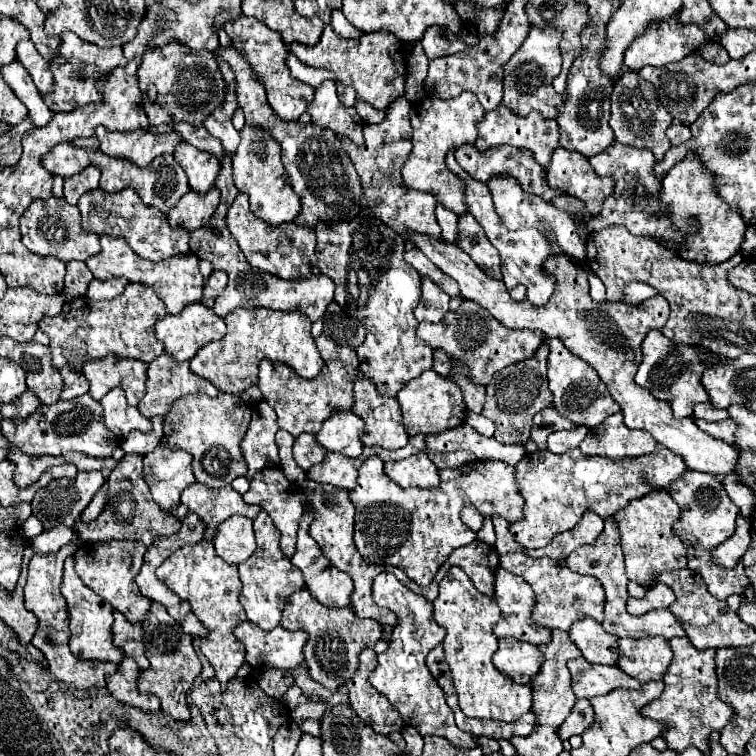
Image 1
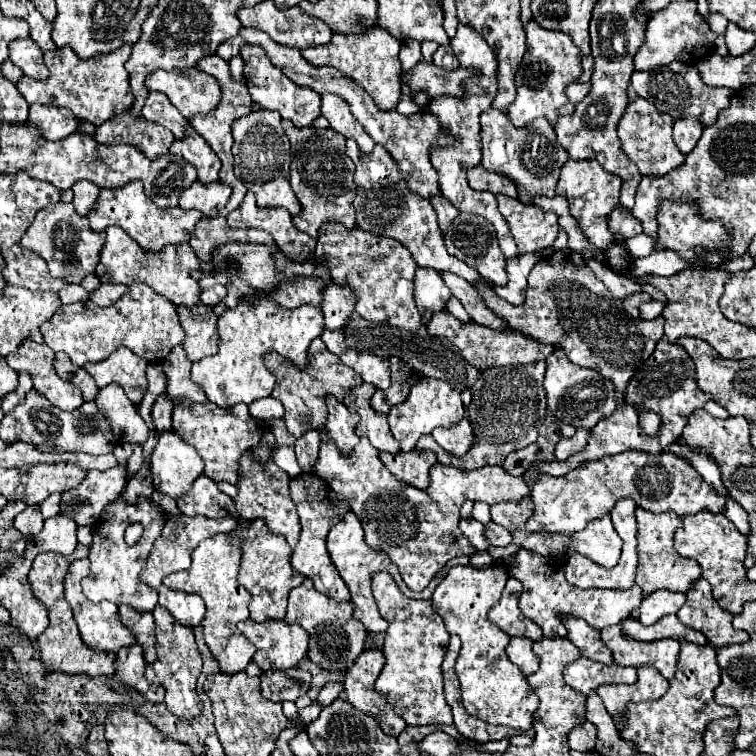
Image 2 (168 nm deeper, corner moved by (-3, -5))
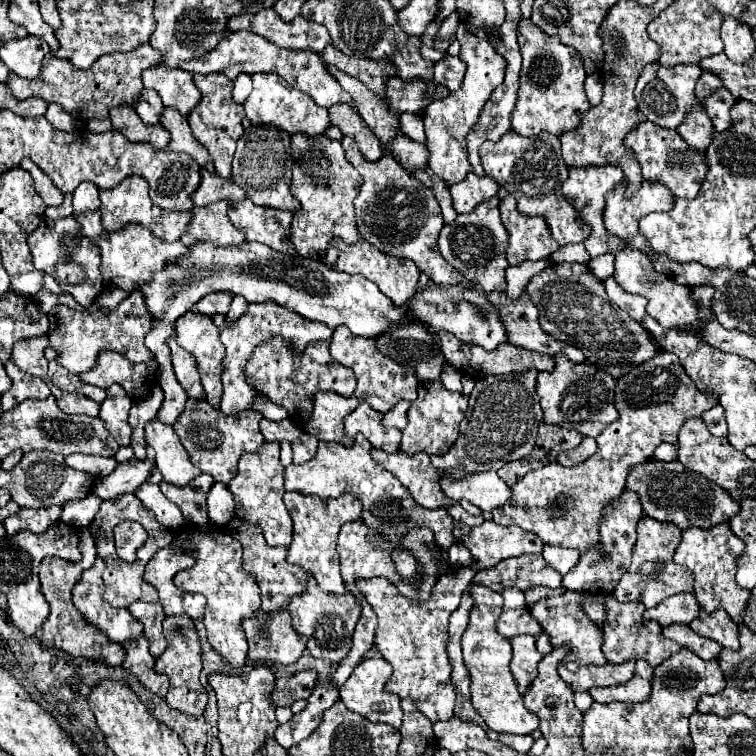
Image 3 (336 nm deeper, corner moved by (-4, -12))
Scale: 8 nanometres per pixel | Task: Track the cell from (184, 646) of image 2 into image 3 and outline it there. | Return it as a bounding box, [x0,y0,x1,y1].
[155,616,207,716]

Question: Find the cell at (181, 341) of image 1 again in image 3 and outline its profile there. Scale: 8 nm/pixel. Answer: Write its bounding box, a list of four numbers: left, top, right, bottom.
[175,312,223,406]

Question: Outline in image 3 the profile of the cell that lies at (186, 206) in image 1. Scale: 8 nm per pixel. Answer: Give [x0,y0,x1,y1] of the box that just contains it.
[191,172,245,206]

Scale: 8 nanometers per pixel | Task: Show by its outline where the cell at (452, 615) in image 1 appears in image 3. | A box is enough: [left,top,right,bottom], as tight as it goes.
[463,584,539,734]

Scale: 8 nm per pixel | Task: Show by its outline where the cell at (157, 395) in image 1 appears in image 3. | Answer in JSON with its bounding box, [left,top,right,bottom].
[169,336,199,390]

